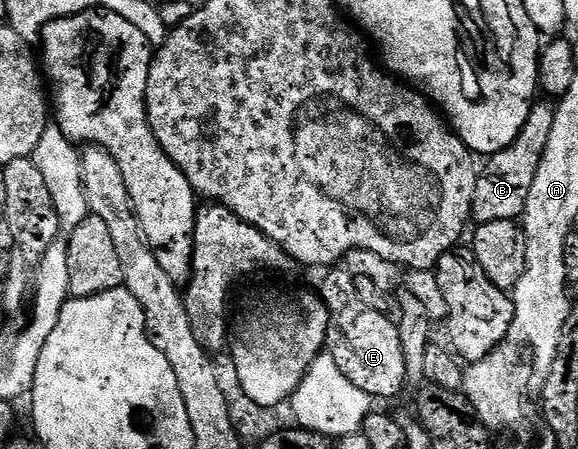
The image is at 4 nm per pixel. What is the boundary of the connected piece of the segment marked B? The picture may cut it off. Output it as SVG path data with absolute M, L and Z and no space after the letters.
M533 102L530 113L526 117L526 125L518 133L518 137L506 149L483 164L476 177L476 188L472 201L471 218L477 224L490 221L516 221L521 218L526 209L526 197L530 193L530 185L534 183L534 173L538 171L538 161L546 149L546 141L550 137L550 129L554 129L555 106L551 102Z

